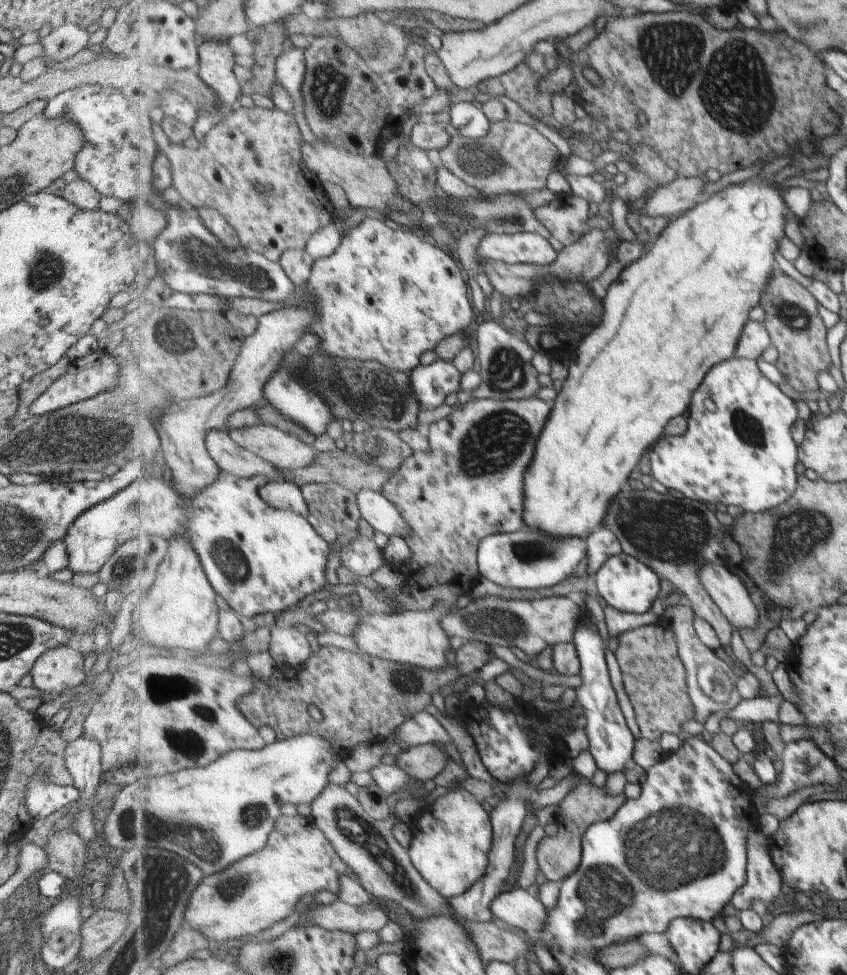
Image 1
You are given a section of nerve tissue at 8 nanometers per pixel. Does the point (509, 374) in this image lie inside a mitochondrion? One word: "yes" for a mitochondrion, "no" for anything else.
yes

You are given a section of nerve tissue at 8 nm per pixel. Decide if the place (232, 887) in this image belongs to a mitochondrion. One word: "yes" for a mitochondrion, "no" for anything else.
yes

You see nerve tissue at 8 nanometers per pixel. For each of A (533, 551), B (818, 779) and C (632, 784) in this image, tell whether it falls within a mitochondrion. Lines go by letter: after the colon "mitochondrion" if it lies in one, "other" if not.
A: mitochondrion
B: other
C: other

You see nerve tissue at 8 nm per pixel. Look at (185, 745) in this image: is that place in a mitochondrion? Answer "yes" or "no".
yes

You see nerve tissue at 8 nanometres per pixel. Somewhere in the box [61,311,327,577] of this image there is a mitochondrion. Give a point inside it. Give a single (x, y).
(140, 510)

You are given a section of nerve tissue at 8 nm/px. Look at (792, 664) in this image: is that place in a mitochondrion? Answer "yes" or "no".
no

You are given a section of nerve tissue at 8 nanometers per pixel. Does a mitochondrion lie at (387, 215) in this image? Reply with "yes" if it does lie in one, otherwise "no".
no

